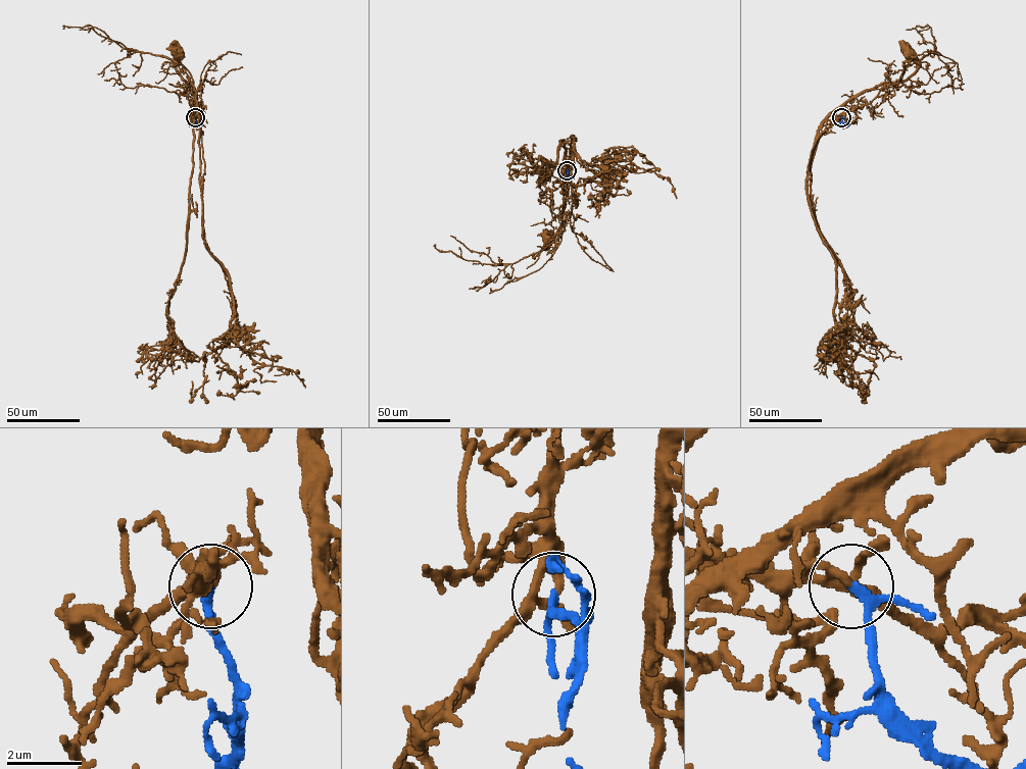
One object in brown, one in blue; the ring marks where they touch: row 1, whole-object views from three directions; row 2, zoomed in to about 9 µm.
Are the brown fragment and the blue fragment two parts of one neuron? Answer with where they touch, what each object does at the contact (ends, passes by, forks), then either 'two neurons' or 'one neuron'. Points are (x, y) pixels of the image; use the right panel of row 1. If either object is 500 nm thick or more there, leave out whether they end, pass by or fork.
at (841, 117); brown passes by; blue passes by; one neuron

